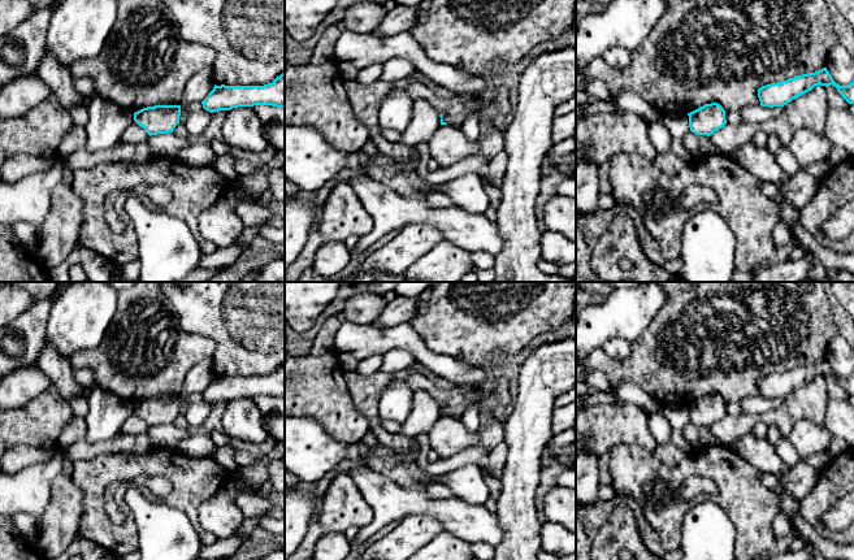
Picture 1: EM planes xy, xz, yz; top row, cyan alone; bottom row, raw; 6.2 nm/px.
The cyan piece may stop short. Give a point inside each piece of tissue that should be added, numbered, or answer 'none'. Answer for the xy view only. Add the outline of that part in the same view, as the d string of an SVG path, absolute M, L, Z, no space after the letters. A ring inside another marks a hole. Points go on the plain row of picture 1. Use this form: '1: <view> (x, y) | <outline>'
none

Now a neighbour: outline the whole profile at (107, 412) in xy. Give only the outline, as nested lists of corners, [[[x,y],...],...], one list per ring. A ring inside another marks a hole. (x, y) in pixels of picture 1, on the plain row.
[[[95,386],[87,395],[88,413],[86,440],[91,443],[112,438],[121,431],[125,420],[134,412],[134,404]]]

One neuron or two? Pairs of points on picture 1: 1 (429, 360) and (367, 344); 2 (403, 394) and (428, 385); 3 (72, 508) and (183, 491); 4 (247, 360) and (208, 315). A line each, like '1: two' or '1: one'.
1: one
2: two
3: two
4: one

